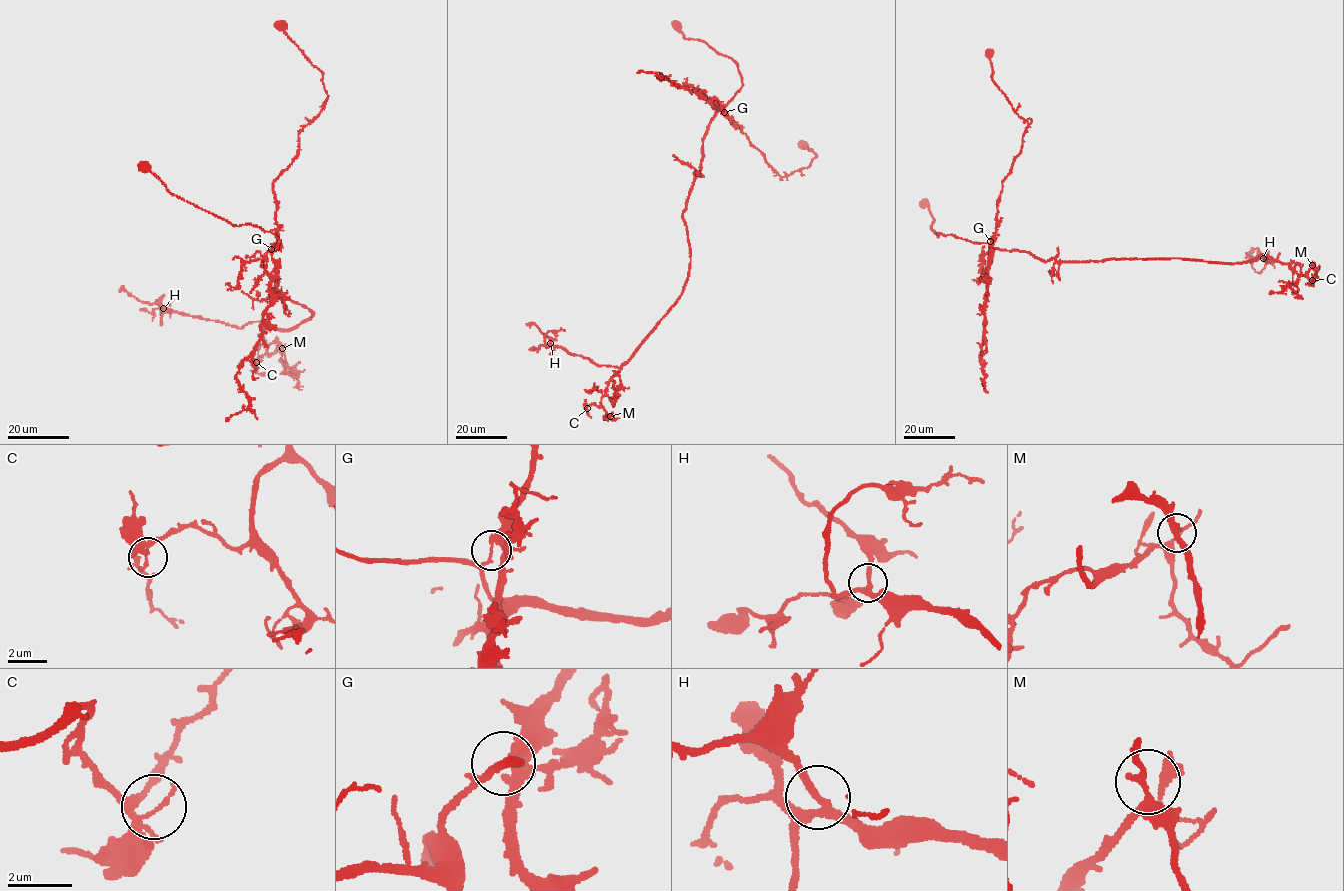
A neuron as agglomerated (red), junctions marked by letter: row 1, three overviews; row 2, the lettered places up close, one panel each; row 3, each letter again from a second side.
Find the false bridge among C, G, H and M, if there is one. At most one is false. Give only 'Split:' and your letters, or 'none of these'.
Split: G

